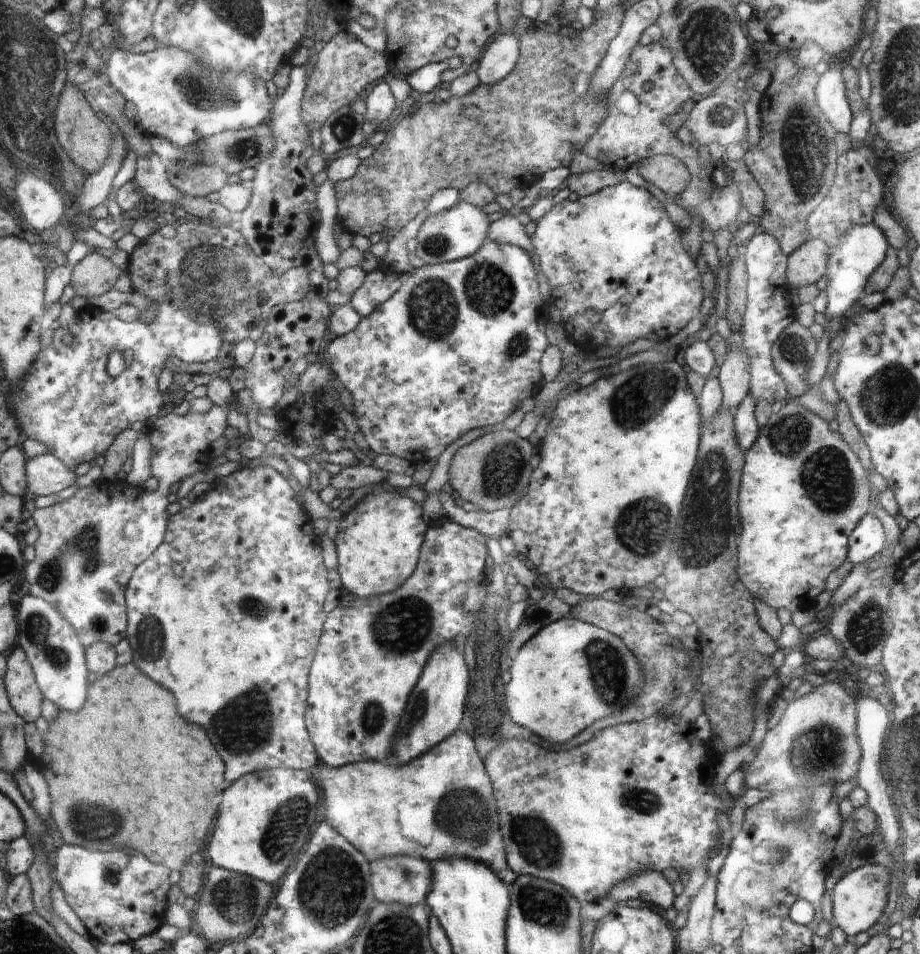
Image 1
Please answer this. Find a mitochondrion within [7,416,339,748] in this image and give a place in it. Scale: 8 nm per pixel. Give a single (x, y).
(86, 543)

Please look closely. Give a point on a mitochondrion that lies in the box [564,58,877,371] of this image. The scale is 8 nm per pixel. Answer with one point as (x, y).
(804, 144)

